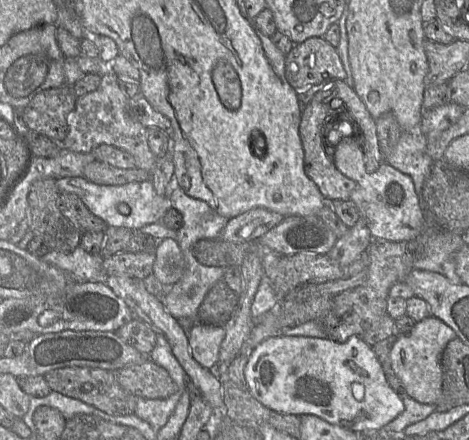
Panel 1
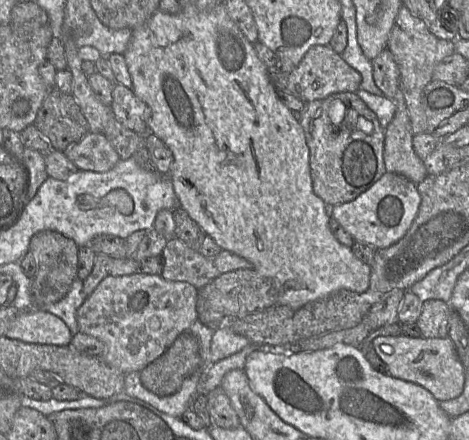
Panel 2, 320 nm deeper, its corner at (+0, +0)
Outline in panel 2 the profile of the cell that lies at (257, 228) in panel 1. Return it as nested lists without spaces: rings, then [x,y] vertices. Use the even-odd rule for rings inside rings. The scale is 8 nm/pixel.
[[[140,271],[128,276],[106,277],[77,311],[79,332],[104,343],[101,358],[109,366],[125,375],[140,373],[198,319],[197,296],[198,289],[187,282],[168,281]]]

